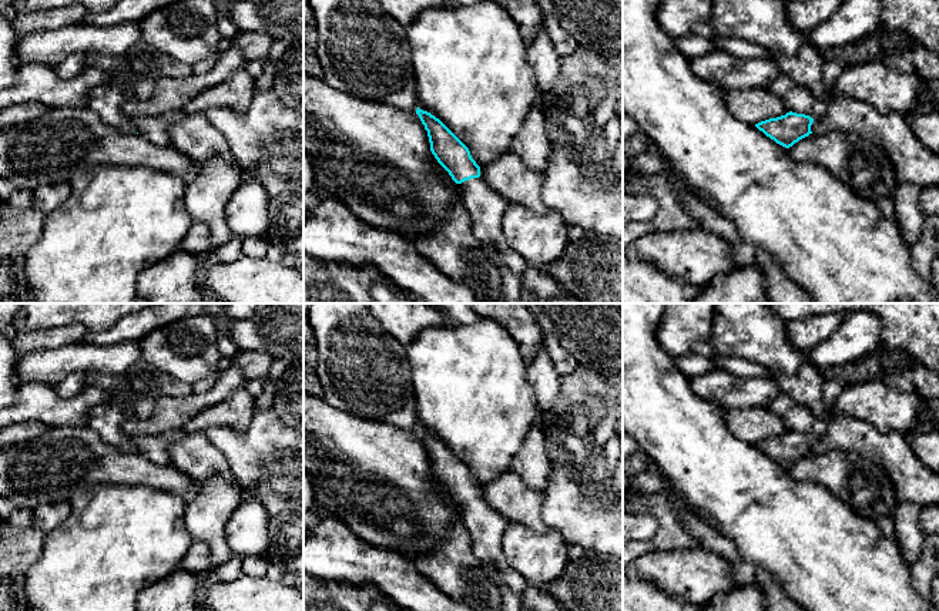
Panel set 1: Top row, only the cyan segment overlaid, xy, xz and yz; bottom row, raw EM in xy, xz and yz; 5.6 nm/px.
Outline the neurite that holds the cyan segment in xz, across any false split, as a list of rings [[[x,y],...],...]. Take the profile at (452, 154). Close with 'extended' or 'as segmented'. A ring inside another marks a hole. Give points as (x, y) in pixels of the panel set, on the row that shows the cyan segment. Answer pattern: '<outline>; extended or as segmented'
[[[419,107],[416,114],[427,131],[432,154],[460,185],[460,205],[470,215],[476,239],[493,248],[499,262],[520,278],[526,269],[524,259],[507,245],[503,234],[507,199],[480,177],[480,167],[469,148],[439,118]]]; extended

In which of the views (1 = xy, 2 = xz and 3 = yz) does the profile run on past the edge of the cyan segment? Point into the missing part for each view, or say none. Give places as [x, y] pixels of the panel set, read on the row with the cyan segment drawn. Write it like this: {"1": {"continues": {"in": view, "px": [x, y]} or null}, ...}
{"1": {"continues": null}, "2": {"continues": {"in": "xz", "px": [486, 207]}}, "3": {"continues": null}}

